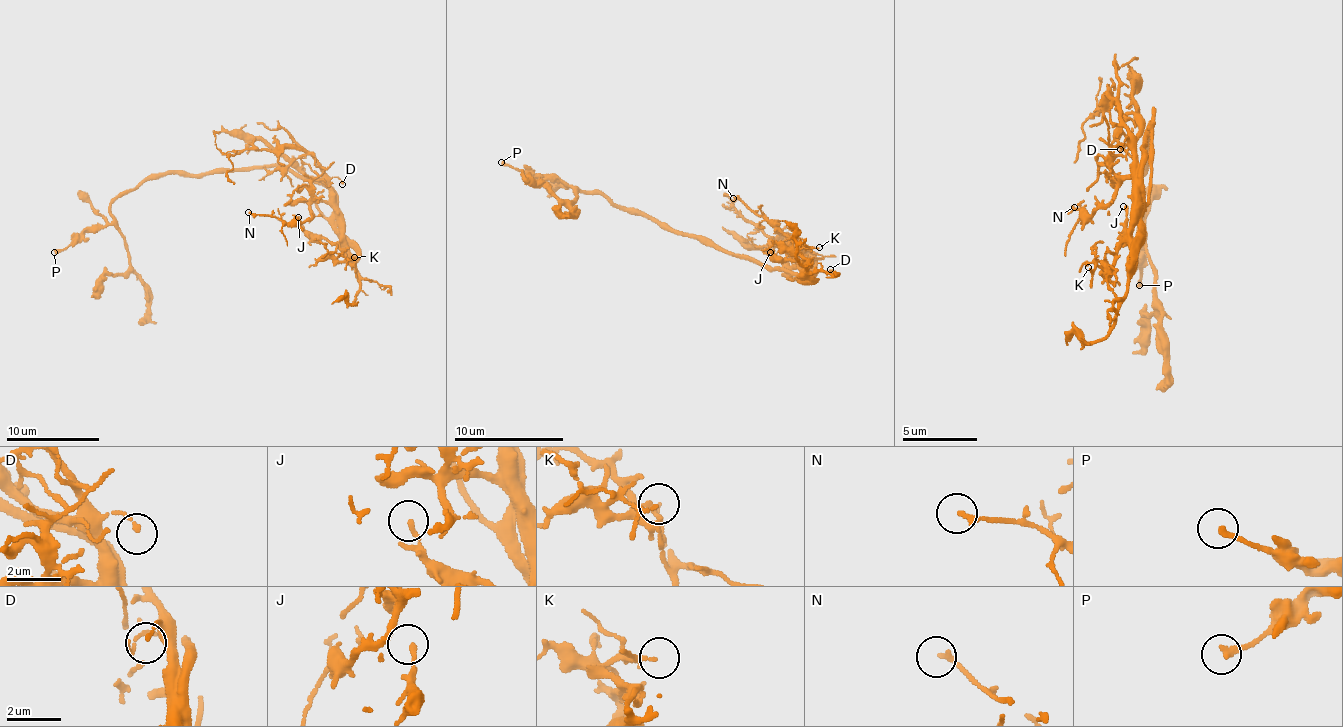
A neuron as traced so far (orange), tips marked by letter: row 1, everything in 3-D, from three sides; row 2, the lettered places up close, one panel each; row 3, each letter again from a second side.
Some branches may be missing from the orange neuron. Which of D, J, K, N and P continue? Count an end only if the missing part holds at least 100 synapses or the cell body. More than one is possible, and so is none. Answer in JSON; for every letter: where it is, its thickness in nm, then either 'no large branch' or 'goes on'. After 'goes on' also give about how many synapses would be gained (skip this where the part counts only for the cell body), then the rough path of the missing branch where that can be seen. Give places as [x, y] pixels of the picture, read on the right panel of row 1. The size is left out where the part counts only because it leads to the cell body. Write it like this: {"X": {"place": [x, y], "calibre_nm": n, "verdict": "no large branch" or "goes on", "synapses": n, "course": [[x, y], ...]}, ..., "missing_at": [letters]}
{"D": {"place": [1120, 149], "calibre_nm": 130, "verdict": "no large branch"}, "J": {"place": [1123, 206], "calibre_nm": 150, "verdict": "no large branch"}, "K": {"place": [1088, 267], "calibre_nm": 120, "verdict": "no large branch"}, "N": {"place": [1074, 207], "calibre_nm": 190, "verdict": "no large branch"}, "P": {"place": [1139, 285], "calibre_nm": 220, "verdict": "no large branch"}, "missing_at": []}

